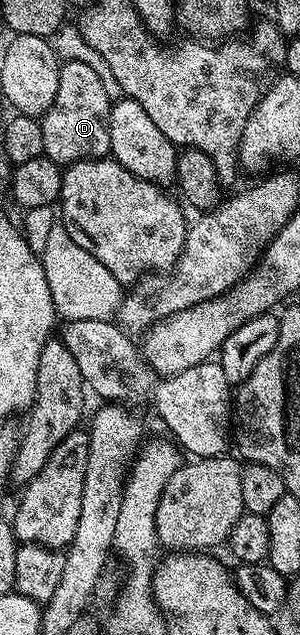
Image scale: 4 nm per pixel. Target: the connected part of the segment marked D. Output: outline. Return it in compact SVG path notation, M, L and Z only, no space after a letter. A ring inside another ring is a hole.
M65 61L59 67L60 86L56 102L41 117L44 130L43 156L59 166L69 166L81 160L105 160L110 156L108 118L112 99L104 90L99 75L87 63Z

